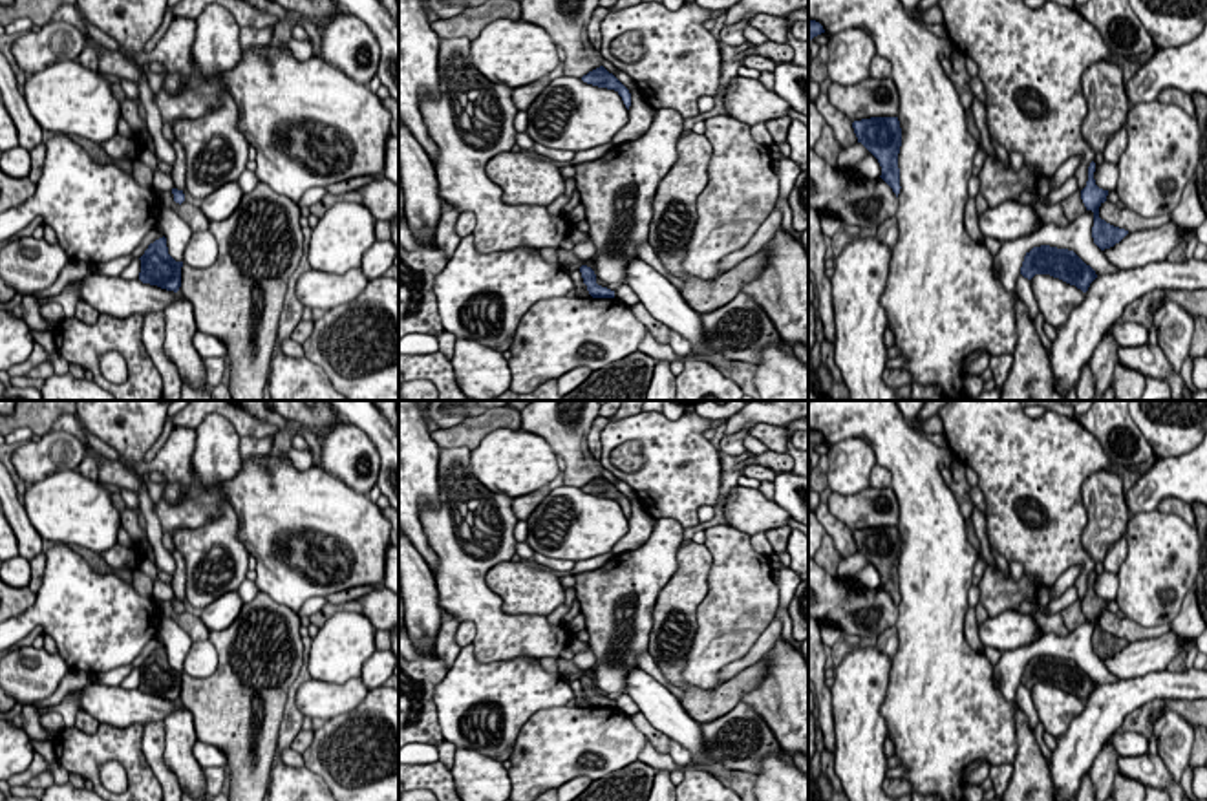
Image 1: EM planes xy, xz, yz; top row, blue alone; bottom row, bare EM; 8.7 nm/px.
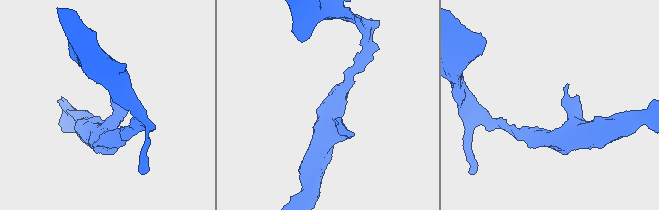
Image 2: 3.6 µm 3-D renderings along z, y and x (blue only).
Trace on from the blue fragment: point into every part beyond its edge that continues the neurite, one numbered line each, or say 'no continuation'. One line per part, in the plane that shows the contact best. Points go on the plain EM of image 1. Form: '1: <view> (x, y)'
no continuation

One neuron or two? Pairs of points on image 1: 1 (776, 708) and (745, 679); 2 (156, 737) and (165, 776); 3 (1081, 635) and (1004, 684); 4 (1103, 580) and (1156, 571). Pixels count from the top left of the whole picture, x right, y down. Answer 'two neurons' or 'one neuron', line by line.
1: two neurons
2: one neuron
3: one neuron
4: two neurons

